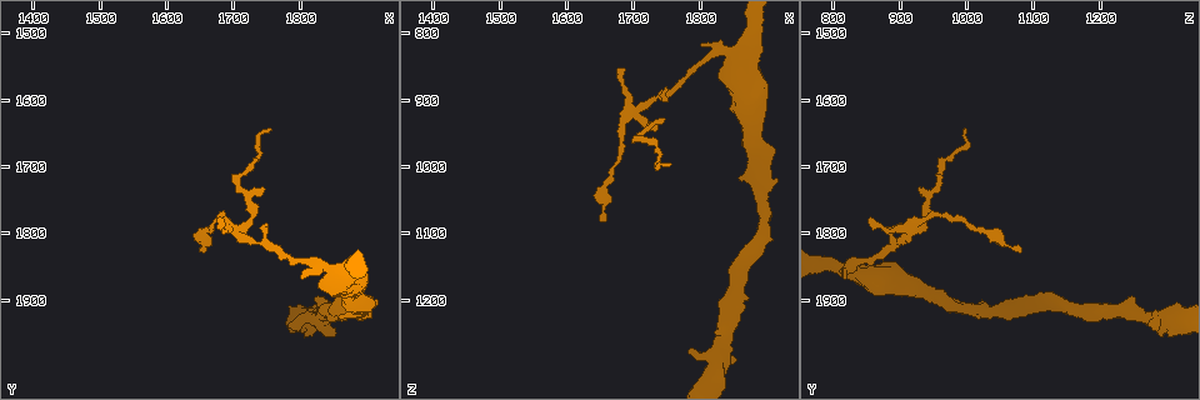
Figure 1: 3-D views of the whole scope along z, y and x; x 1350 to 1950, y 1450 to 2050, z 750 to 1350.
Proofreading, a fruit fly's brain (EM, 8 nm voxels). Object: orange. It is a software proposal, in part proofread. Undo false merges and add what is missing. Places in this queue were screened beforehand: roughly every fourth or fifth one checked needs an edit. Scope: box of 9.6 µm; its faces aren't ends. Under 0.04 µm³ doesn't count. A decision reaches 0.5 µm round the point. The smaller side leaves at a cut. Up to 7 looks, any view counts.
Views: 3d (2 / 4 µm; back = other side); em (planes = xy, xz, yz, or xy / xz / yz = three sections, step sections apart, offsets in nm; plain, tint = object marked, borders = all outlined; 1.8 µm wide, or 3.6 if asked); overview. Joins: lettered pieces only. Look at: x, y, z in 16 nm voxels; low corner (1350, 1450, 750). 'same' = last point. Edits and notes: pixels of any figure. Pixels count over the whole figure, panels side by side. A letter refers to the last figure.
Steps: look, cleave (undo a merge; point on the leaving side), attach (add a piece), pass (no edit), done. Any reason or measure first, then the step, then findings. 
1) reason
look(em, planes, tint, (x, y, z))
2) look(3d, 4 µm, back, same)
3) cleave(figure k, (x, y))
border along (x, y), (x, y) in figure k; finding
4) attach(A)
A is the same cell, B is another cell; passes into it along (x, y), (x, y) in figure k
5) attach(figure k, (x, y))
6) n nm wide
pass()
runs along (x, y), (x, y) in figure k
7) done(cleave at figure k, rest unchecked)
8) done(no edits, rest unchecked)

branch stops here
look(3d, 4 µm, (1785, 1940, 1275))

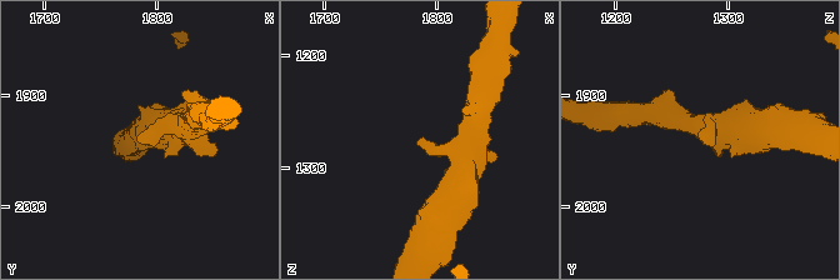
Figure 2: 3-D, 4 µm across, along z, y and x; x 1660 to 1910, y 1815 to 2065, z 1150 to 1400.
look(em, 3.6 µm, xz, step 8, borders, (1782, 1940, 1276))

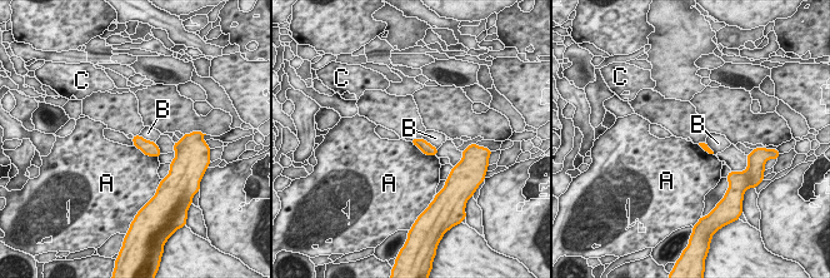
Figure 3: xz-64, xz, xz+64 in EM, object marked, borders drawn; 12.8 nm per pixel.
another direction
look(em, 3.6 µm, planes, borders, same)

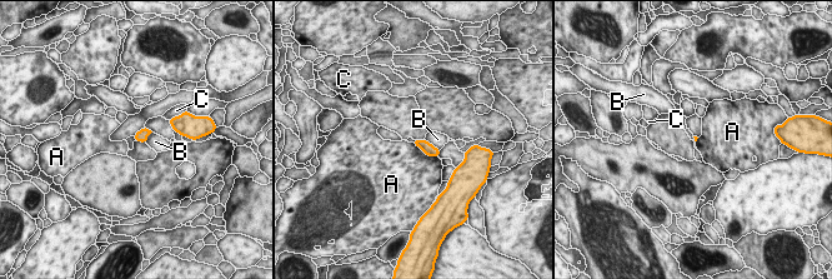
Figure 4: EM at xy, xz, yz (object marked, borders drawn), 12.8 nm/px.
A touches over 380 nm
pass()
A, B and C are other cells; no lettered piece goes on from it

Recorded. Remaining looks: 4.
an open end
look(3d, 2 µm, (1855, 1925, 1020))

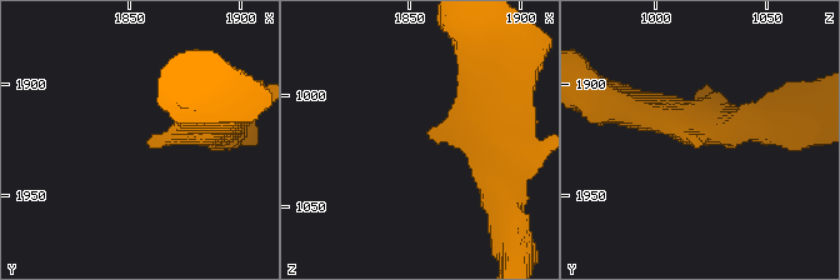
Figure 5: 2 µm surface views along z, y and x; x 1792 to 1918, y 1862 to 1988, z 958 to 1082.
look(em, xy, step 16, tint, (1859, 1928, 1018))

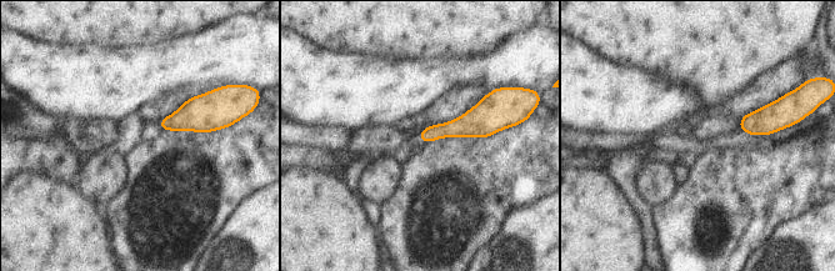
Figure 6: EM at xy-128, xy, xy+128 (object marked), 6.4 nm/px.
another direction
look(em, planes, borders, same)

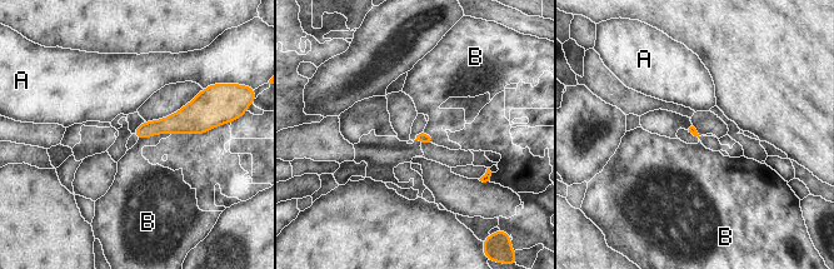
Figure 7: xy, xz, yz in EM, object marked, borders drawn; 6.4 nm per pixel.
pass()
A and B are other cells; no lettered piece goes on from it

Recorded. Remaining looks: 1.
done(no edits, rest unchecked)

